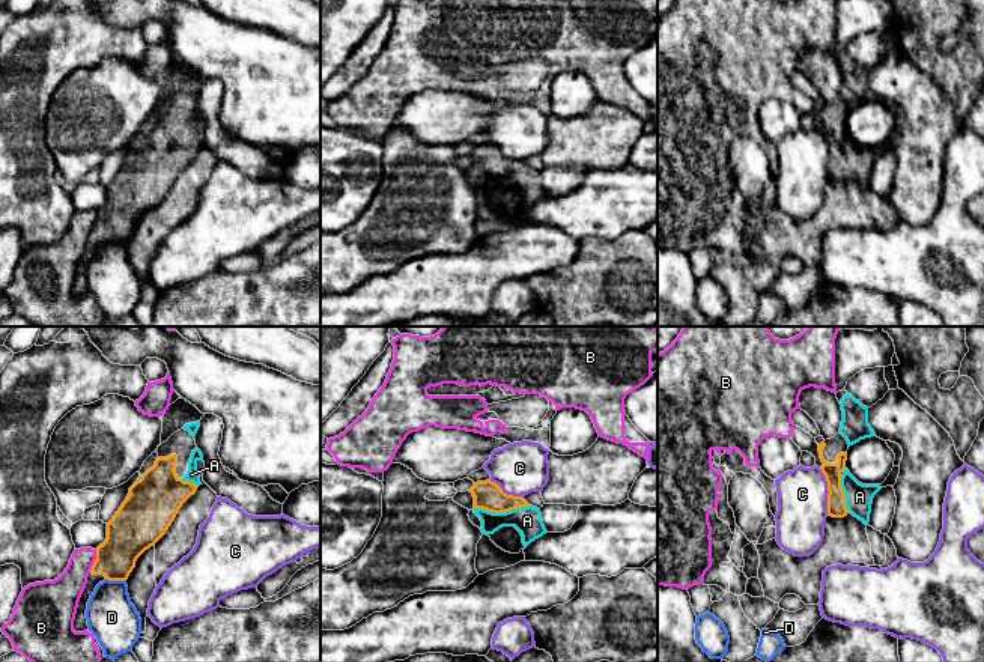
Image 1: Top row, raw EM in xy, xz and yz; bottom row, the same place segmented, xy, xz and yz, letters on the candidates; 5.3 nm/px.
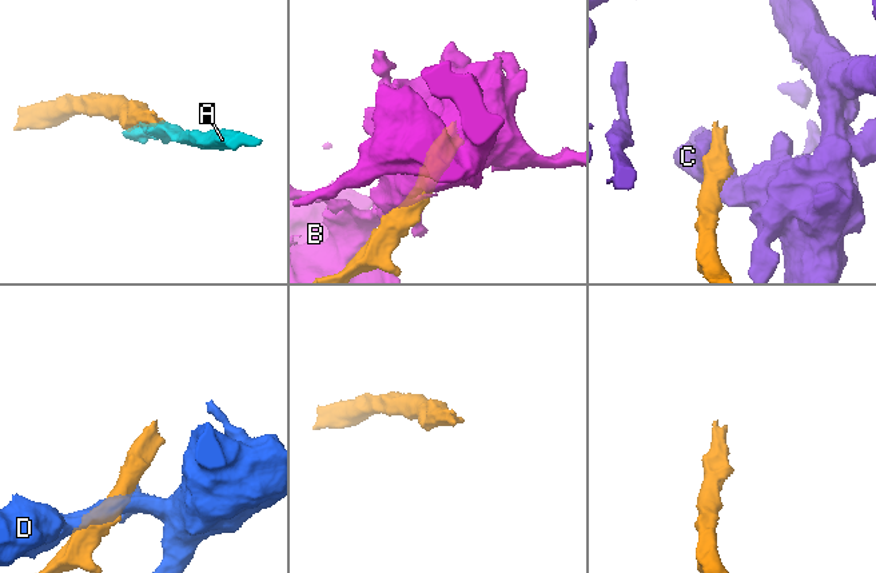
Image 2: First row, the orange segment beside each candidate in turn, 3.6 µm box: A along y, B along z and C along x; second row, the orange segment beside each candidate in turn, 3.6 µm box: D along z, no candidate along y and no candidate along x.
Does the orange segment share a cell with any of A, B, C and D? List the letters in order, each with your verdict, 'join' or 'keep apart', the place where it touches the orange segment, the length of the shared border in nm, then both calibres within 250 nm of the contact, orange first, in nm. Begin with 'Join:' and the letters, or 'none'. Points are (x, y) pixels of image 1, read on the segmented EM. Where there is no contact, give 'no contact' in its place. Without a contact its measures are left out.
Join: A
A: join; meets orange in xz at (501, 512); contact 300 nm long; 160 nm thick on the orange side, 150 nm on the other
B: keep apart; meets orange in xy at (95, 560); contact 120 nm long; 240 nm thick on the orange side, 180 nm on the other
C: keep apart; meets orange in yz at (829, 492); contact 260 nm long; 100 nm thick on the orange side, 280 nm on the other
D: keep apart; meets orange in xy at (116, 580); contact 110 nm long; 240 nm thick on the orange side, 260 nm on the other

